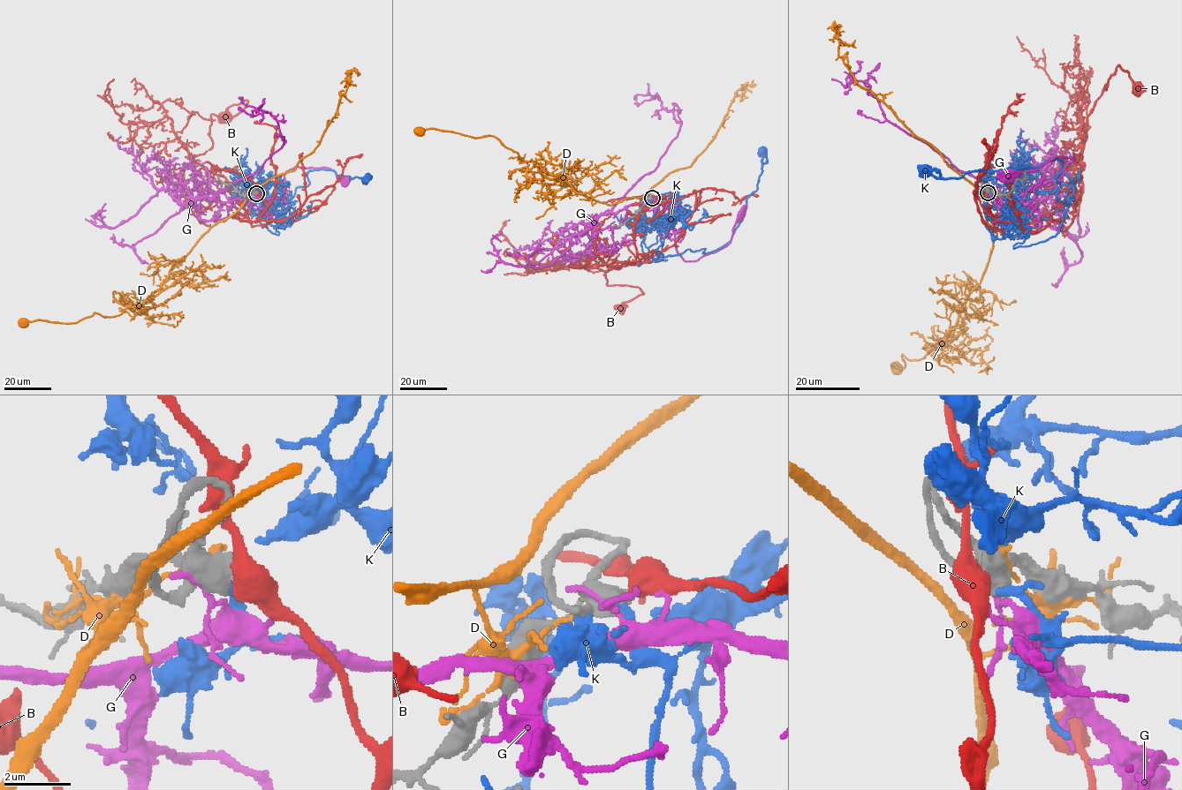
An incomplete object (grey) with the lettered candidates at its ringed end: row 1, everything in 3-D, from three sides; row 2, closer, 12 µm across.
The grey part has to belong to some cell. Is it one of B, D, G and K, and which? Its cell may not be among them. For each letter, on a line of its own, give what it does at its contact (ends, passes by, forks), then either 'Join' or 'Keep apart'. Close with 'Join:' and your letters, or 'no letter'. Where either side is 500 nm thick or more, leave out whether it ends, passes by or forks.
B: Keep apart
D: Keep apart
G: Keep apart
K: It passes by. Join
Join: K

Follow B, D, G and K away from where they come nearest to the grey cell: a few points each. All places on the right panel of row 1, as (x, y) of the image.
B: (987, 190), (987, 214), (997, 229), (1041, 221), (1072, 189), (1075, 199), (1090, 109), (1118, 64), (1138, 88)
D: (988, 189), (987, 221), (996, 233), (981, 281), (955, 330), (920, 359), (903, 355), (905, 365), (896, 366)
G: (988, 191), (992, 199), (1020, 196), (1041, 187), (1064, 174), (1072, 155), (1054, 157), (1035, 169), (1006, 175)
K: (988, 192), (1017, 198), (1064, 184), (1072, 199), (1066, 206), (1056, 198), (1058, 159), (961, 177), (925, 171)

